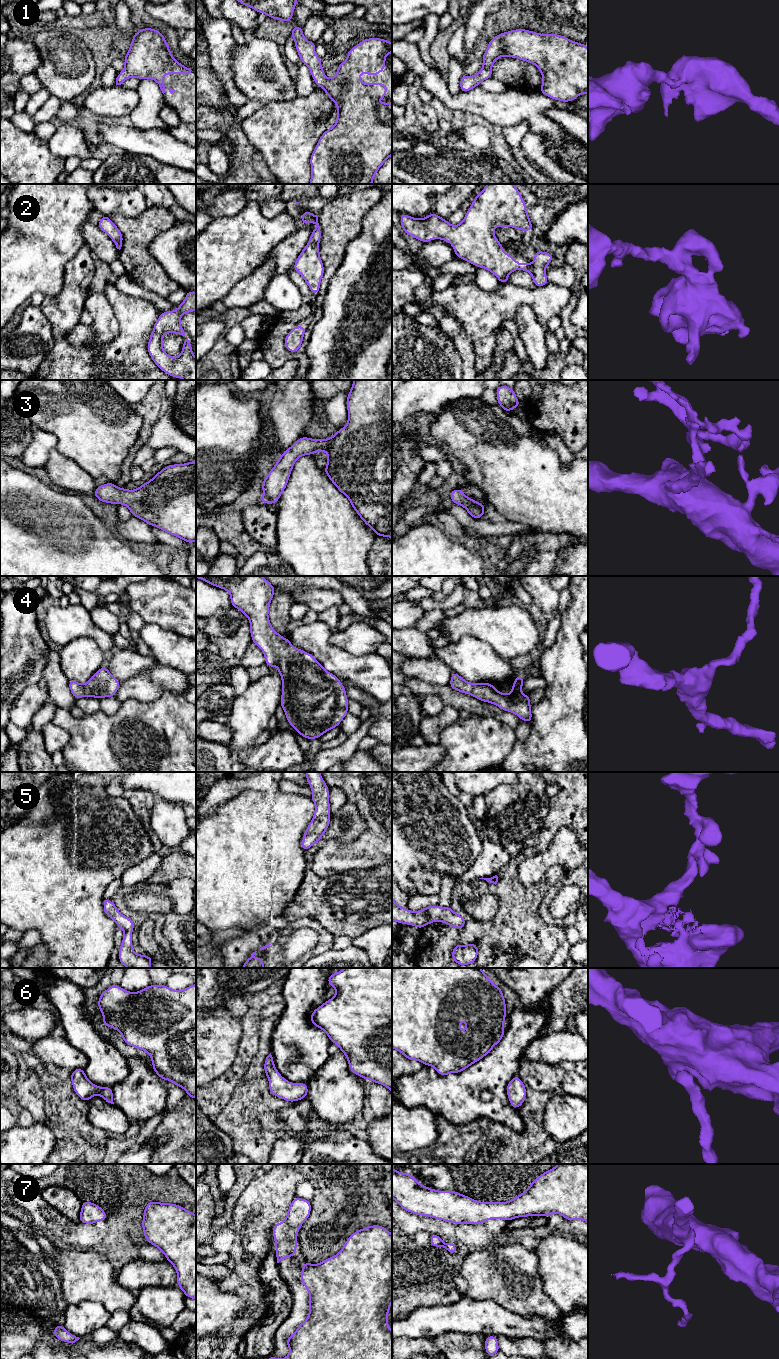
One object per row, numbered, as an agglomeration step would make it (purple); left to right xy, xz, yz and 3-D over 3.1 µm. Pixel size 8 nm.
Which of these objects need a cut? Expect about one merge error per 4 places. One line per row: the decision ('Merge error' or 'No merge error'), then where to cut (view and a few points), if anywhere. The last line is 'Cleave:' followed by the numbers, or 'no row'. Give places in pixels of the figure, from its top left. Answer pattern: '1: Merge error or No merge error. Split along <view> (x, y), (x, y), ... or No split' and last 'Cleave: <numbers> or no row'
1: No merge error. No split
2: No merge error. No split
3: No merge error. No split
4: No merge error. No split
5: No merge error. No split
6: No merge error. No split
7: No merge error. No split
Cleave: no row

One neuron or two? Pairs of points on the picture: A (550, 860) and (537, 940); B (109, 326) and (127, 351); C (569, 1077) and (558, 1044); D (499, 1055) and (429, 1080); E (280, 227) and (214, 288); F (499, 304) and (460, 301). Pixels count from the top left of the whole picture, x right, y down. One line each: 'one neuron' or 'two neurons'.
A: two neurons
B: two neurons
C: two neurons
D: one neuron
E: one neuron
F: one neuron

